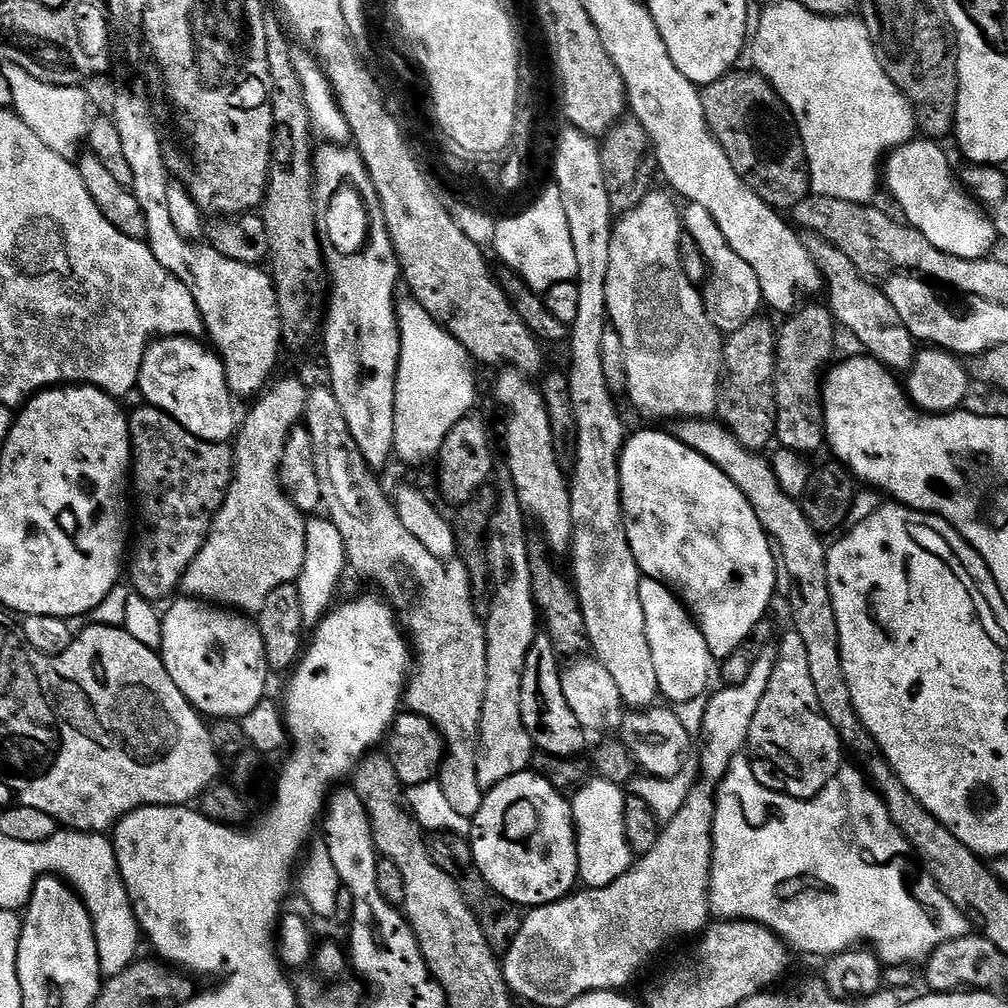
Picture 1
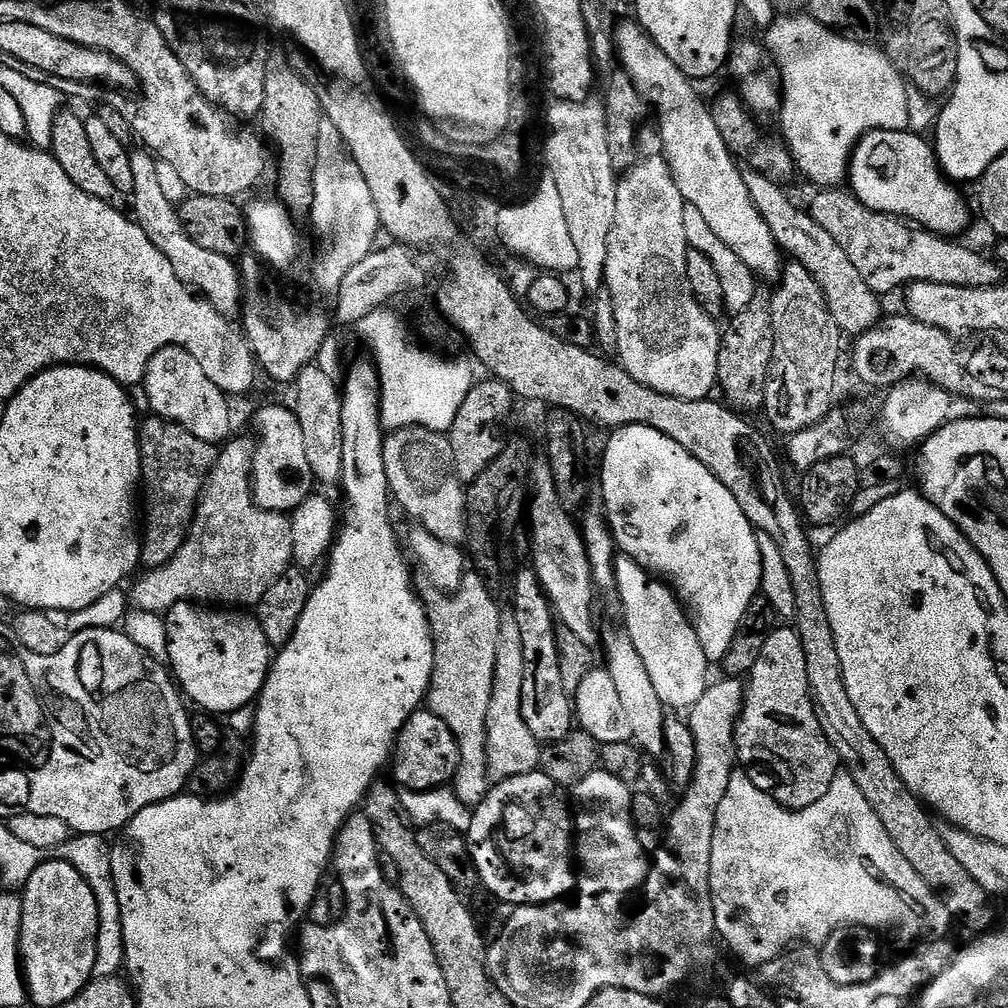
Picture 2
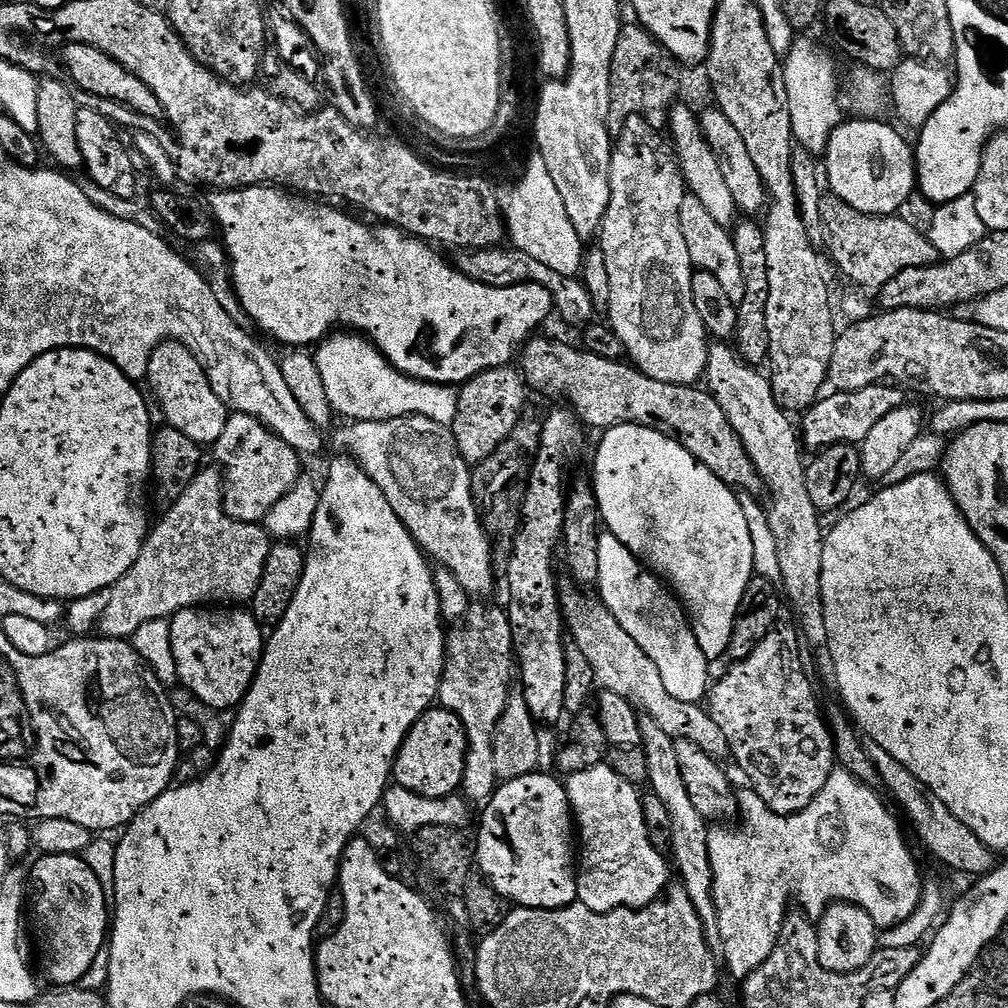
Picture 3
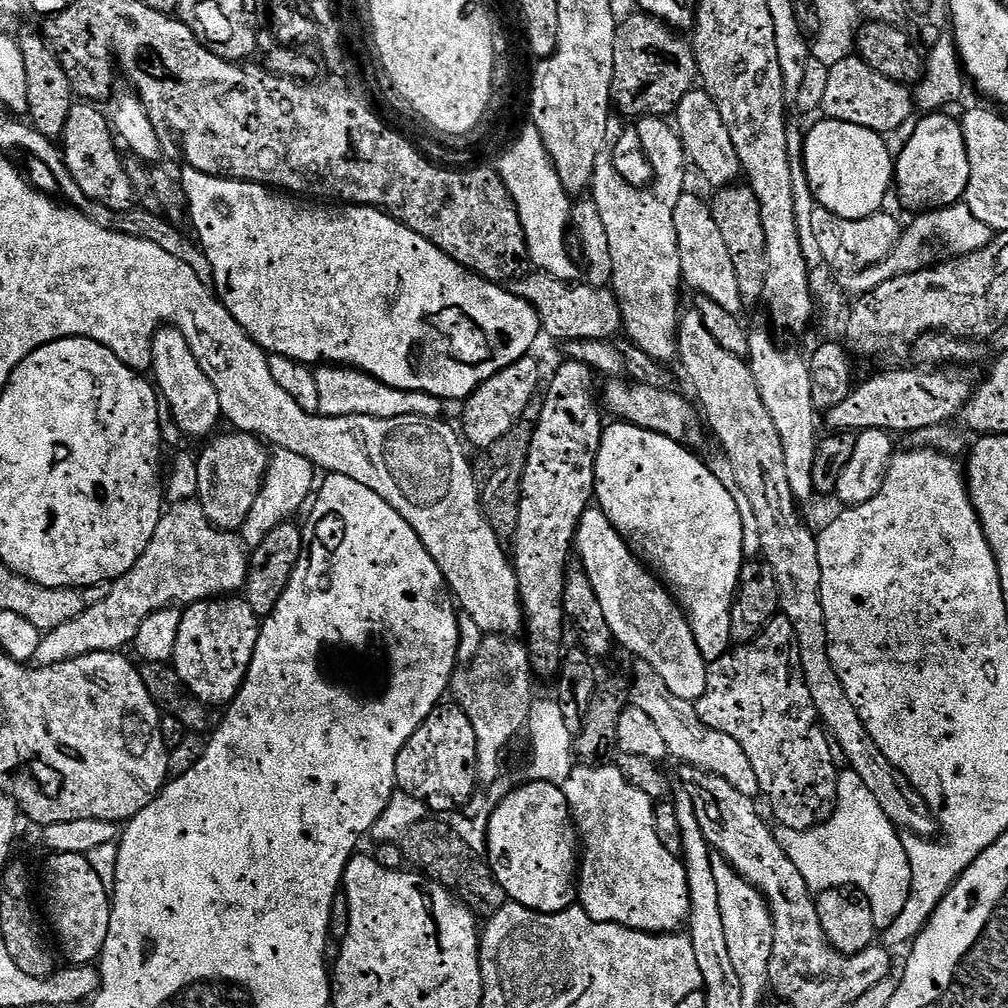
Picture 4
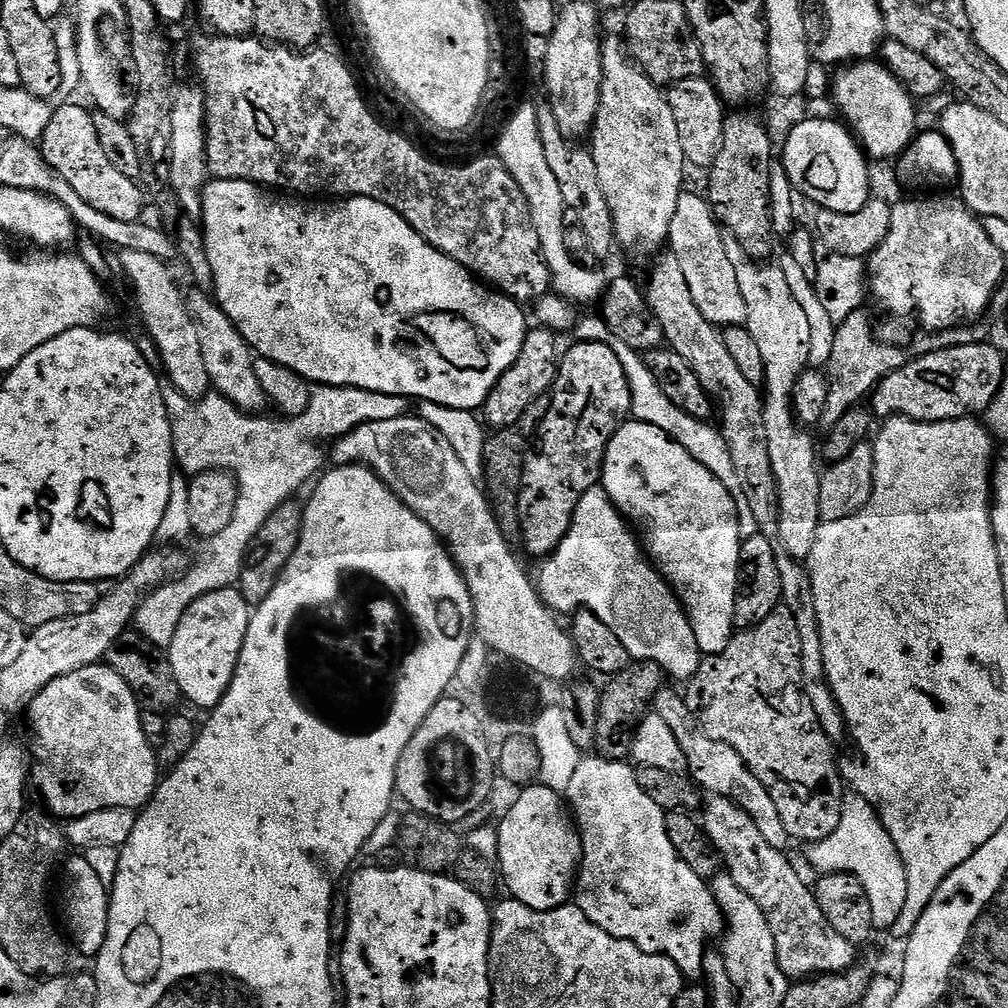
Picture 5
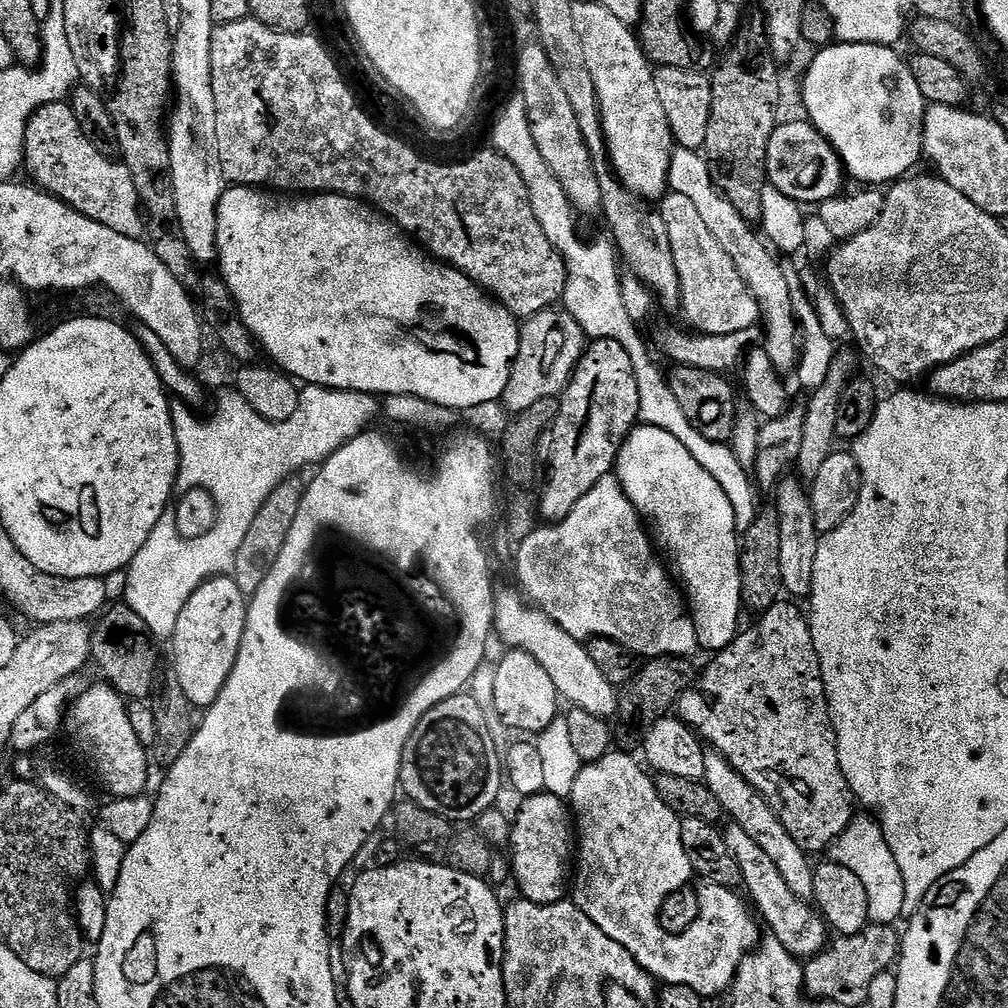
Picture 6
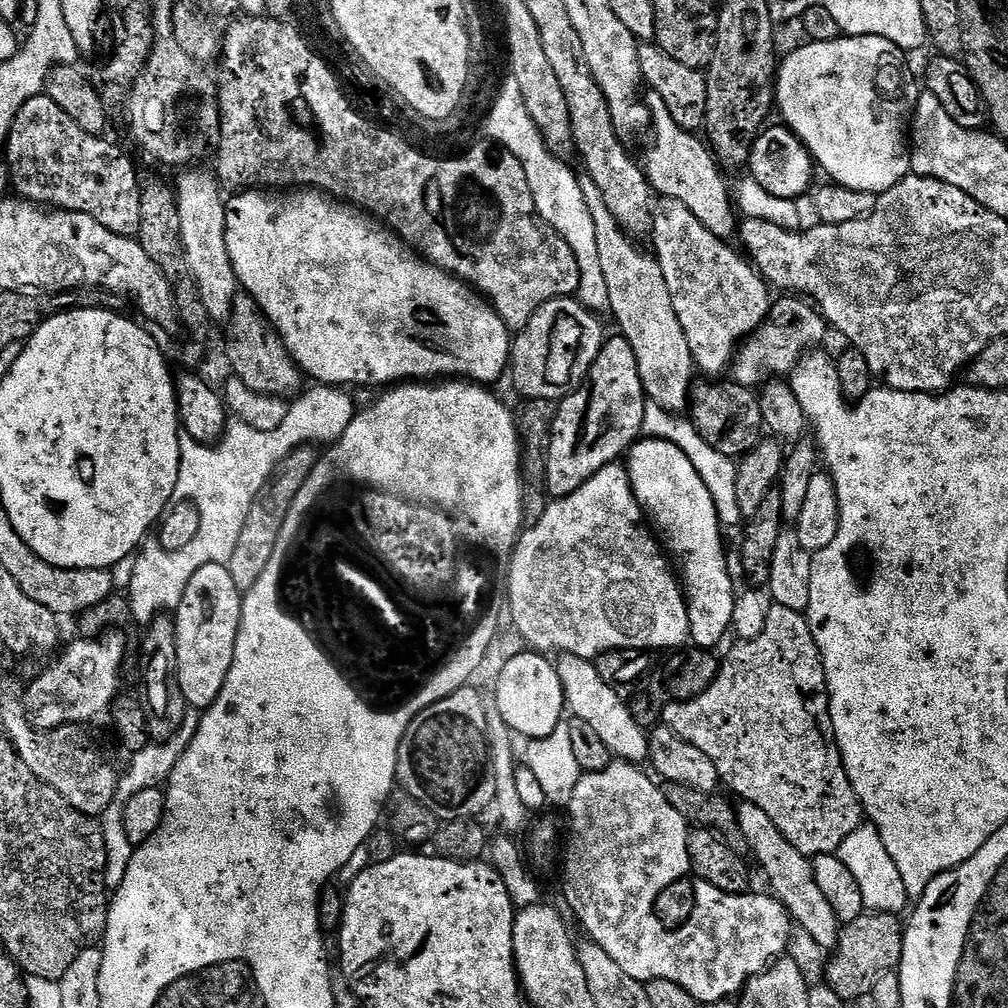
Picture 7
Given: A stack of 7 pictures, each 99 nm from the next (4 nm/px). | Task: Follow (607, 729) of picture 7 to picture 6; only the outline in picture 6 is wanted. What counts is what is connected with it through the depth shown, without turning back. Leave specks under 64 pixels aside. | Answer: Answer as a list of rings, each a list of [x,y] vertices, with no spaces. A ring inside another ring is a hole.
[[[501,591],[496,598],[496,620],[494,630],[501,636],[501,640],[509,649],[525,652],[550,674],[557,694],[561,701],[569,700],[572,708],[586,710],[586,714],[612,718],[618,712],[618,688],[611,684],[598,670],[594,658],[590,658],[587,647],[576,640],[562,626],[540,611],[535,606],[529,606],[525,597],[519,591]]]

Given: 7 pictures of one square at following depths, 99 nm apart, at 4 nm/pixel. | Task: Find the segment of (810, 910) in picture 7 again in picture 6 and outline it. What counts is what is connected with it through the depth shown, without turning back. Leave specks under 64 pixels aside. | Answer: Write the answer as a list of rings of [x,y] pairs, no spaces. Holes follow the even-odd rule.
[[[708,750],[704,753],[704,762],[703,783],[708,785],[710,794],[718,798],[723,815],[731,823],[742,826],[742,830],[746,830],[746,834],[750,834],[750,838],[754,838],[754,842],[758,842],[758,846],[766,850],[766,855],[774,862],[774,866],[778,866],[778,874],[782,874],[786,886],[790,886],[799,900],[811,901],[814,894],[814,874],[813,865],[808,864],[809,853],[800,848],[794,838],[790,838],[786,826],[782,826],[766,798],[762,798],[762,794],[758,794],[758,790],[754,790],[754,786],[750,786],[750,782],[746,782],[746,778],[742,778],[742,774],[738,774],[738,770],[734,770],[734,766],[730,766],[724,756],[715,750]]]

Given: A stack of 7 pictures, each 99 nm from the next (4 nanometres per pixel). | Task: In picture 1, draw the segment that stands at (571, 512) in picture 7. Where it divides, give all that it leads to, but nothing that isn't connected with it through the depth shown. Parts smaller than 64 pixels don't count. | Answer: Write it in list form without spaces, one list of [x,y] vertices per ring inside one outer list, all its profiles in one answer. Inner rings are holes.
[[[641,579],[640,597],[646,614],[646,639],[650,642],[650,654],[654,654],[660,696],[678,706],[703,697],[709,691],[708,679],[714,676],[714,657],[692,613],[668,585],[657,580]]]

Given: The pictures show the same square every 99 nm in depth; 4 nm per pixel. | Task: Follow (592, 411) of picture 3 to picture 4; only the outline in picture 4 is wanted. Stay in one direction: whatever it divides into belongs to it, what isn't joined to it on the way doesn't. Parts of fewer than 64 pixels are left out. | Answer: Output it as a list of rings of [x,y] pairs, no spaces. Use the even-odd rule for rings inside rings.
[[[628,378],[623,379],[612,380],[605,388],[603,385],[602,404],[609,417],[612,415],[617,421],[657,432],[689,449],[699,449],[699,444],[704,440],[704,432],[706,436],[706,424],[691,399],[688,401],[686,397],[679,396],[672,388],[655,388],[649,384],[635,383]]]

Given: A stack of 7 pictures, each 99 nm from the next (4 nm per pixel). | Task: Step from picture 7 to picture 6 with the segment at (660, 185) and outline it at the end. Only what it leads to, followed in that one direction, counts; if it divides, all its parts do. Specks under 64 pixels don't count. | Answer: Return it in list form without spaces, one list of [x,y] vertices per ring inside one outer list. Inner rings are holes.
[[[673,147],[668,188],[684,195],[685,198],[690,198],[690,202],[694,202],[694,207],[698,209],[702,222],[706,222],[710,234],[714,234],[718,246],[722,246],[722,250],[726,250],[726,254],[730,258],[730,262],[734,262],[734,270],[738,270],[742,282],[746,282],[760,311],[759,323],[762,325],[762,340],[764,336],[762,347],[770,356],[777,371],[781,374],[795,373],[796,365],[800,363],[802,337],[800,325],[796,319],[796,311],[792,305],[792,291],[790,286],[786,286],[784,264],[776,261],[777,253],[765,243],[761,233],[757,229],[756,233],[752,229],[755,227],[742,218],[742,214],[738,214],[738,210],[734,210],[734,206],[724,197],[723,192],[718,190],[708,169],[708,161],[697,149]]]

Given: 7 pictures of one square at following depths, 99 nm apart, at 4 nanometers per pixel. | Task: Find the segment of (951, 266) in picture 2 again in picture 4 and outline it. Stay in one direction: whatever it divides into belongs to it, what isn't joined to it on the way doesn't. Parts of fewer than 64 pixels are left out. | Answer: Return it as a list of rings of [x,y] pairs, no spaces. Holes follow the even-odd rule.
[[[816,207],[814,210],[814,231],[819,247],[822,249],[824,263],[835,269],[837,273],[847,274],[866,270],[882,262],[891,252],[897,251],[902,235],[902,224],[892,216],[887,216],[887,211],[875,212],[873,216],[851,220],[838,218],[825,208]]]

